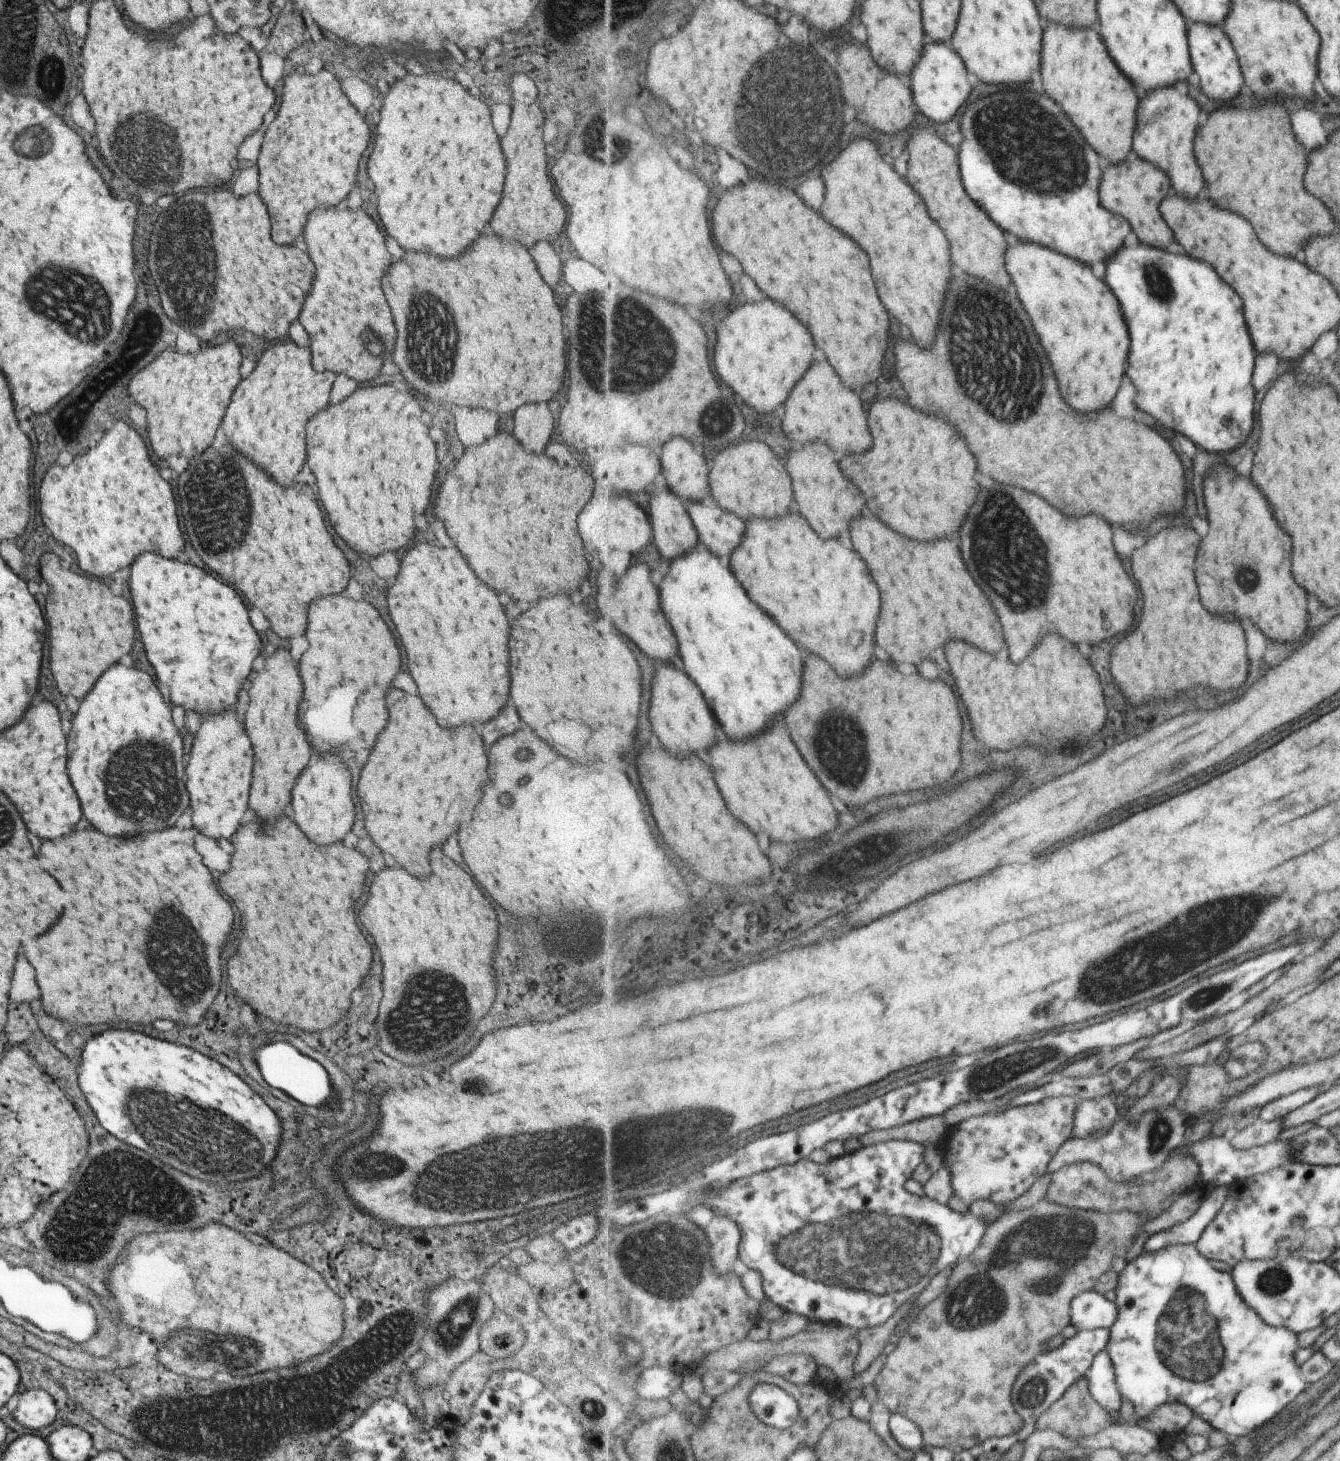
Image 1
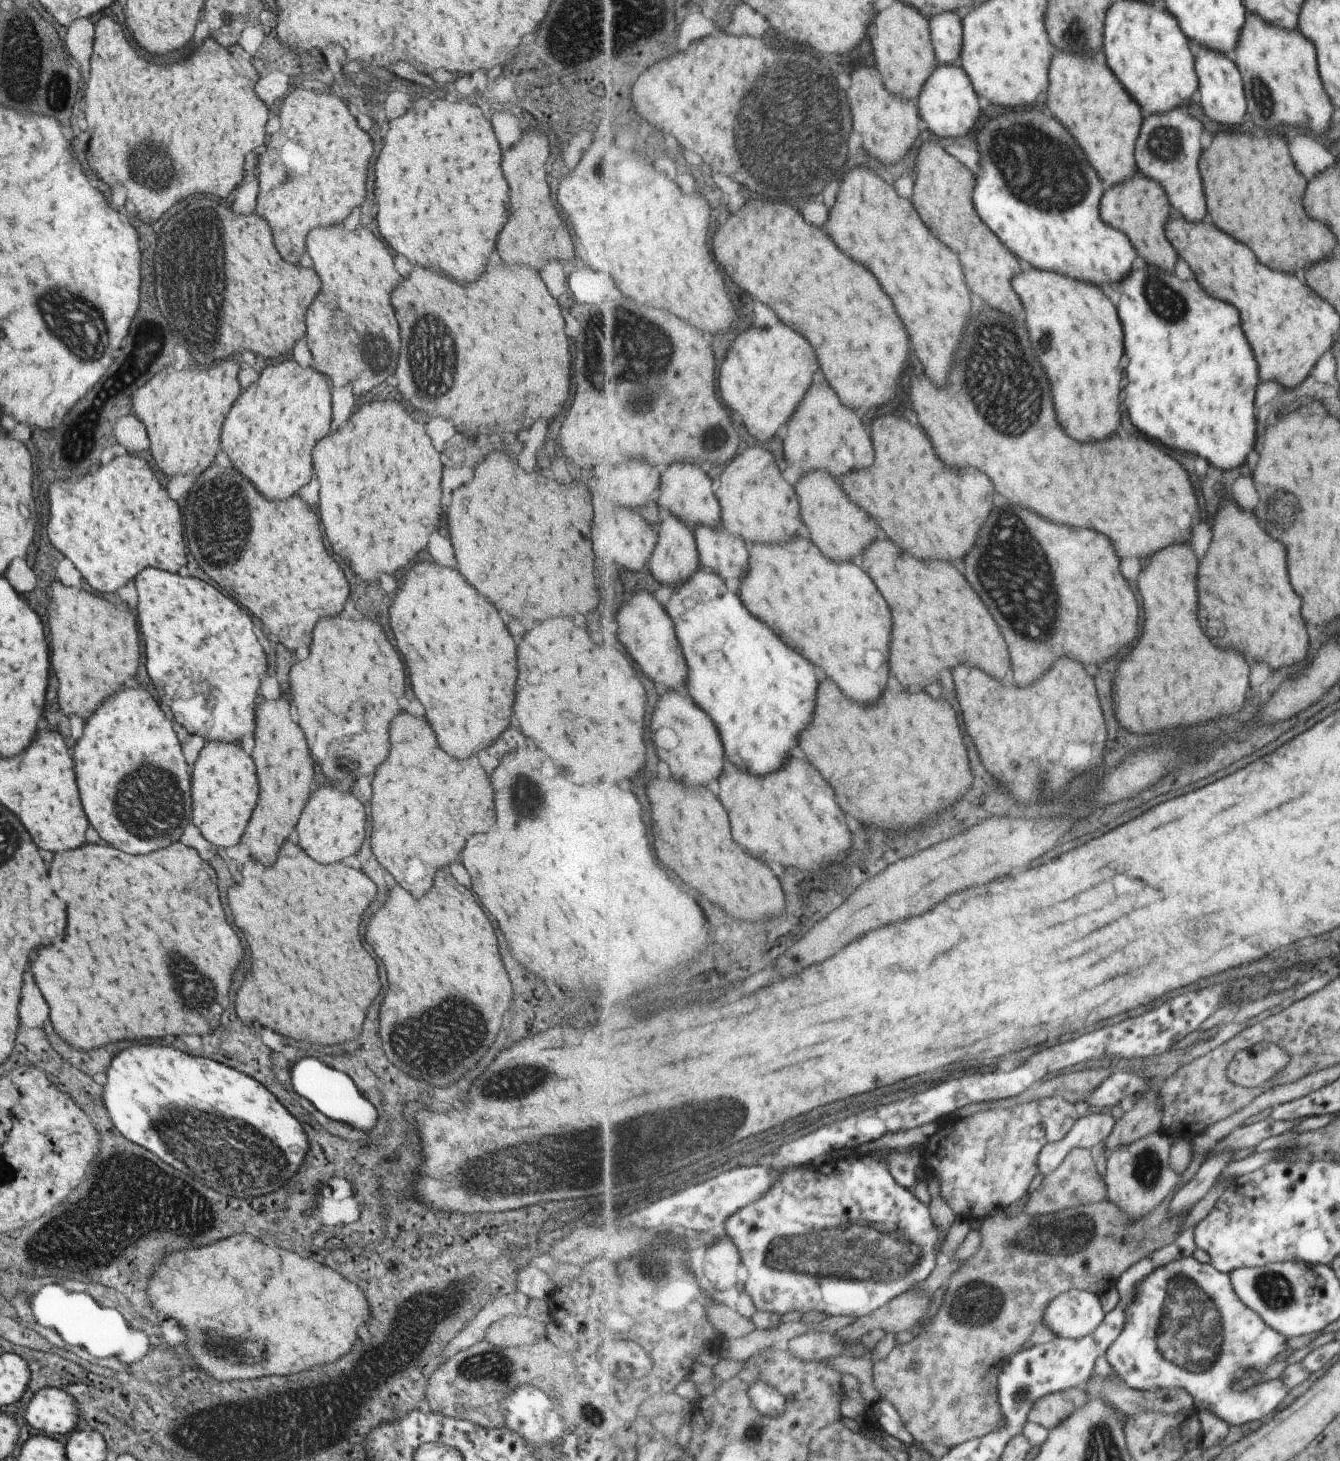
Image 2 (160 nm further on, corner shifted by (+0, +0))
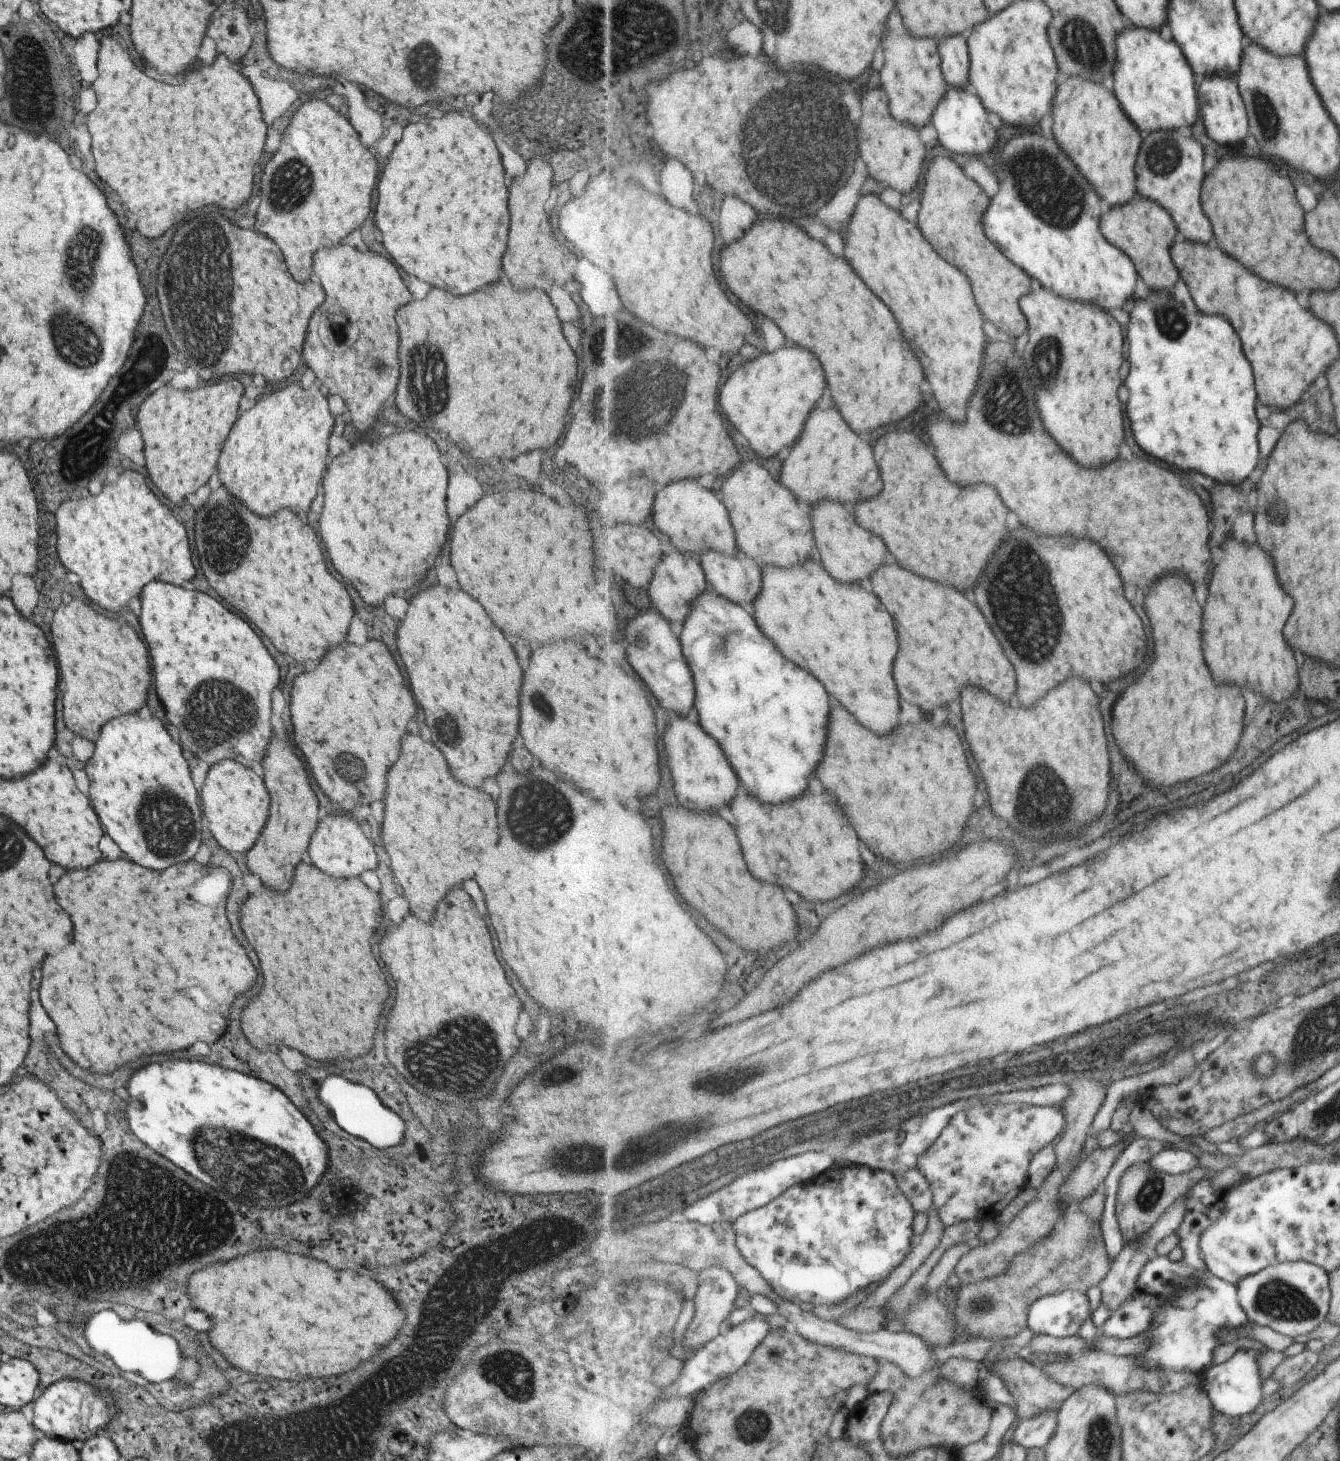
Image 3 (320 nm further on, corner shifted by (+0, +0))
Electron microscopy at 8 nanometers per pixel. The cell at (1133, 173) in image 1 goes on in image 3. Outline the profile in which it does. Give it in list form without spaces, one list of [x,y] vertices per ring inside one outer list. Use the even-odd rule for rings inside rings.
[[[1137,195],[1137,198],[1123,207],[1109,208],[1102,220],[1102,231],[1107,240],[1134,260],[1135,266],[1139,268],[1140,276],[1145,278],[1151,290],[1167,292],[1179,282],[1181,274],[1179,274],[1177,265],[1173,264],[1174,259],[1171,256],[1178,225],[1167,209],[1151,199]]]

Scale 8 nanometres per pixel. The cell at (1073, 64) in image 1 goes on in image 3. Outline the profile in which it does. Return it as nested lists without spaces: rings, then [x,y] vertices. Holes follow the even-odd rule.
[[[1069,78],[1059,86],[1053,114],[1057,142],[1075,166],[1081,168],[1083,176],[1093,184],[1109,208],[1123,207],[1137,198],[1137,160],[1144,135],[1121,110],[1115,94],[1092,80]]]

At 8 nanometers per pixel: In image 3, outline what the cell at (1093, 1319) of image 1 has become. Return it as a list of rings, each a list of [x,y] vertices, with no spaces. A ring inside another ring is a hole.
[[[1070,1290],[1048,1294],[1036,1300],[1028,1312],[1028,1326],[1035,1334],[1048,1334],[1056,1337],[1070,1337],[1079,1334],[1081,1324],[1091,1316],[1089,1298],[1078,1290]]]

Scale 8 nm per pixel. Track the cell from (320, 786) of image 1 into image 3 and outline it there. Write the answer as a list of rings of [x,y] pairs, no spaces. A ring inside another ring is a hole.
[[[343,814],[339,816],[327,815],[323,820],[318,820],[317,828],[310,838],[311,844],[307,848],[313,866],[333,878],[353,878],[365,870],[373,870],[377,866],[375,850],[357,824],[355,820],[351,822],[349,818],[345,818]]]

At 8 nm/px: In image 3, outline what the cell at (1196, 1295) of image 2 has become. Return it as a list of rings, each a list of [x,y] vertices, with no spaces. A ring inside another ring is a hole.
[[[1209,1272],[1181,1287],[1182,1292],[1154,1317],[1154,1324],[1147,1330],[1154,1344],[1142,1355],[1135,1355],[1138,1363],[1148,1369],[1173,1369],[1191,1371],[1202,1376],[1211,1362],[1213,1350],[1222,1344],[1218,1338],[1225,1327],[1241,1328],[1249,1321],[1248,1314],[1240,1303],[1238,1285],[1231,1284]]]

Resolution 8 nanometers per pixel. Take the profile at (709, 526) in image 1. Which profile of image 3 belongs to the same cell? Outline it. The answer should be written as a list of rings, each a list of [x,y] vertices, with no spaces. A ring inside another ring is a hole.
[[[707,551],[701,554],[701,564],[706,572],[709,588],[713,588],[722,597],[732,600],[735,604],[754,604],[763,588],[763,567],[751,557],[739,551],[737,557],[732,557],[719,551]]]

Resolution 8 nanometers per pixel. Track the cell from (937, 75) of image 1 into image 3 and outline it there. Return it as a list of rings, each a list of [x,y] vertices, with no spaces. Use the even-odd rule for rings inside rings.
[[[948,88],[944,101],[936,108],[933,124],[940,144],[955,152],[955,154],[969,154],[969,156],[979,157],[987,156],[987,152],[995,152],[995,146],[999,142],[997,130],[991,126],[989,122],[989,114],[987,114],[986,105],[980,99],[980,96],[972,90]]]

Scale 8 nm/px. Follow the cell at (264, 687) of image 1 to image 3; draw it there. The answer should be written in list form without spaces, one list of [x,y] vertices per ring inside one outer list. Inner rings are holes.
[[[283,730],[281,734],[285,736],[287,742],[281,742],[277,738],[271,740],[267,746],[267,754],[263,758],[261,766],[265,772],[265,788],[267,789],[270,805],[268,817],[255,844],[246,852],[247,868],[251,874],[255,874],[269,890],[275,892],[285,892],[291,884],[291,872],[301,860],[301,854],[307,850],[307,842],[310,842],[311,834],[317,826],[319,816],[317,816],[317,798],[313,790],[309,787],[305,768],[299,762],[295,754],[291,754],[289,741],[291,735],[287,735]]]

